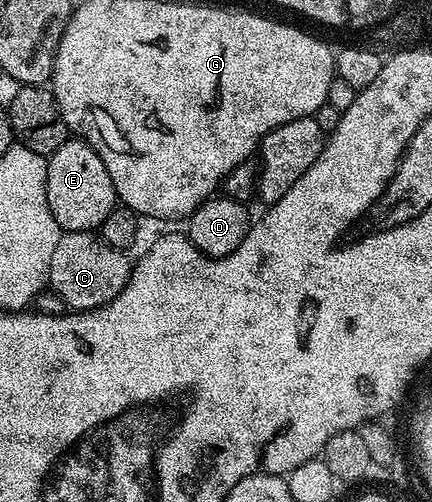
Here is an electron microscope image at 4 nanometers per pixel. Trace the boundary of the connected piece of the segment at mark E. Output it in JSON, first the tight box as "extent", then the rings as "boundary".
{"extent":[46,136,118,234],"boundary":[[[75,136],[69,137],[48,158],[46,200],[61,231],[69,234],[99,231],[102,220],[106,220],[118,205],[116,189],[110,180],[110,172],[106,172],[106,164],[102,164],[102,156]]]}

